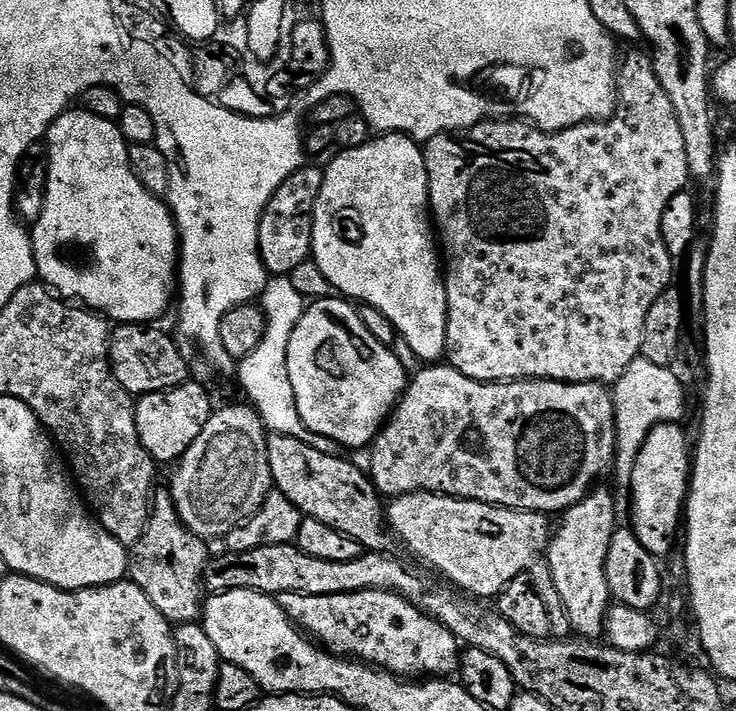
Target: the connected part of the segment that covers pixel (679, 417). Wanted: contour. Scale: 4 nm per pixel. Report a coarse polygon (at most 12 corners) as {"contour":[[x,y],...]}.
{"contour":[[638,358],[611,389],[628,482],[647,436],[683,421],[675,371]]}

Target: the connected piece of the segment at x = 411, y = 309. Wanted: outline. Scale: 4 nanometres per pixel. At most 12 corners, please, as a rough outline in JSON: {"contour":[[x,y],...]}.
{"contour":[[385,132],[324,168],[316,268],[420,362],[448,299],[423,147]]}

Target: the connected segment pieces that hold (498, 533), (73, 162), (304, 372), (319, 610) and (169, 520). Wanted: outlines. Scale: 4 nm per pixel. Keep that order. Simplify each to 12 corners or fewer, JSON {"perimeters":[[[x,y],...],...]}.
{"perimeters":[[[430,492],[387,527],[472,598],[545,555],[543,512]],[[117,121],[48,128],[39,279],[117,325],[178,292],[172,209]],[[347,299],[309,303],[288,351],[298,414],[367,449],[410,372]],[[282,592],[301,632],[401,678],[448,678],[456,636],[396,592]],[[171,491],[152,498],[127,579],[168,623],[195,624],[209,541]]]}

